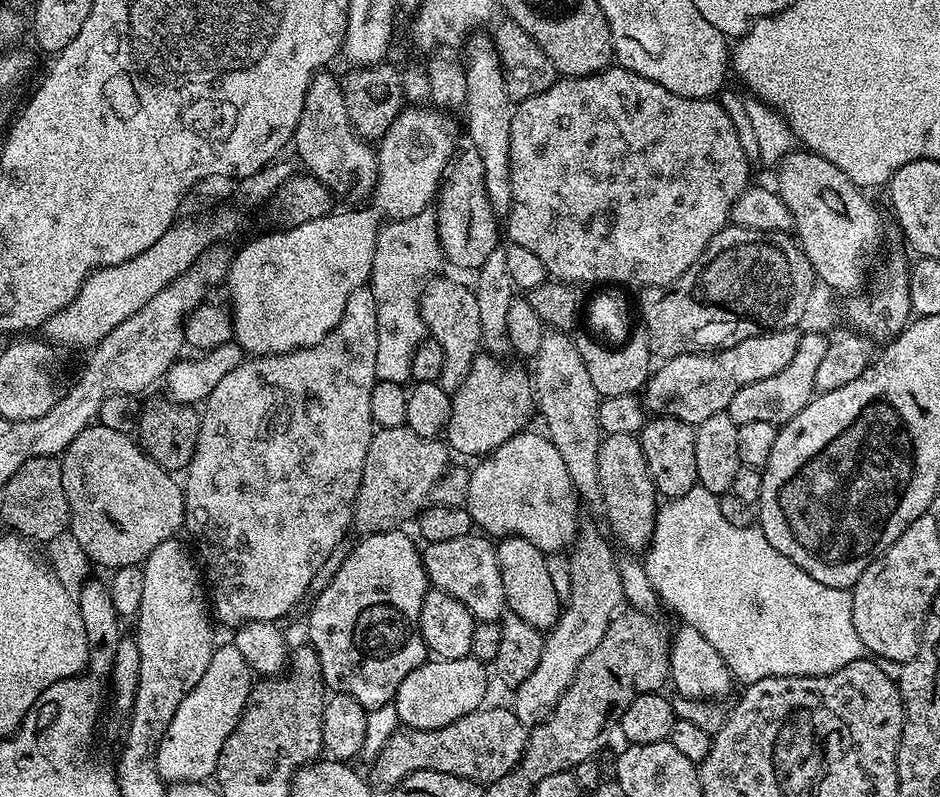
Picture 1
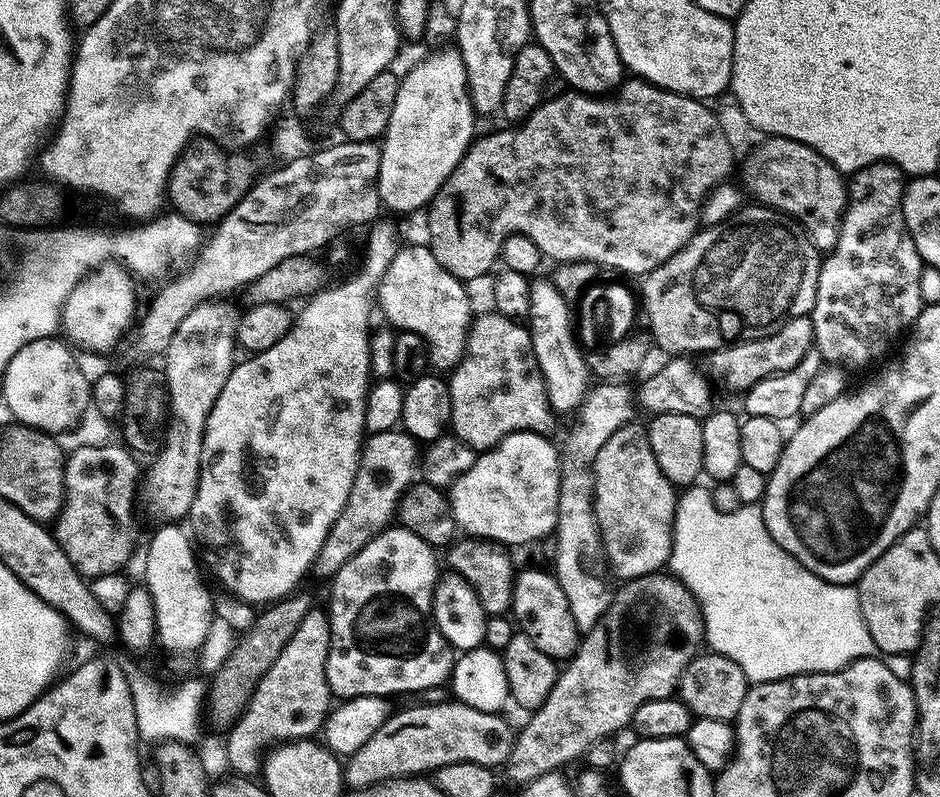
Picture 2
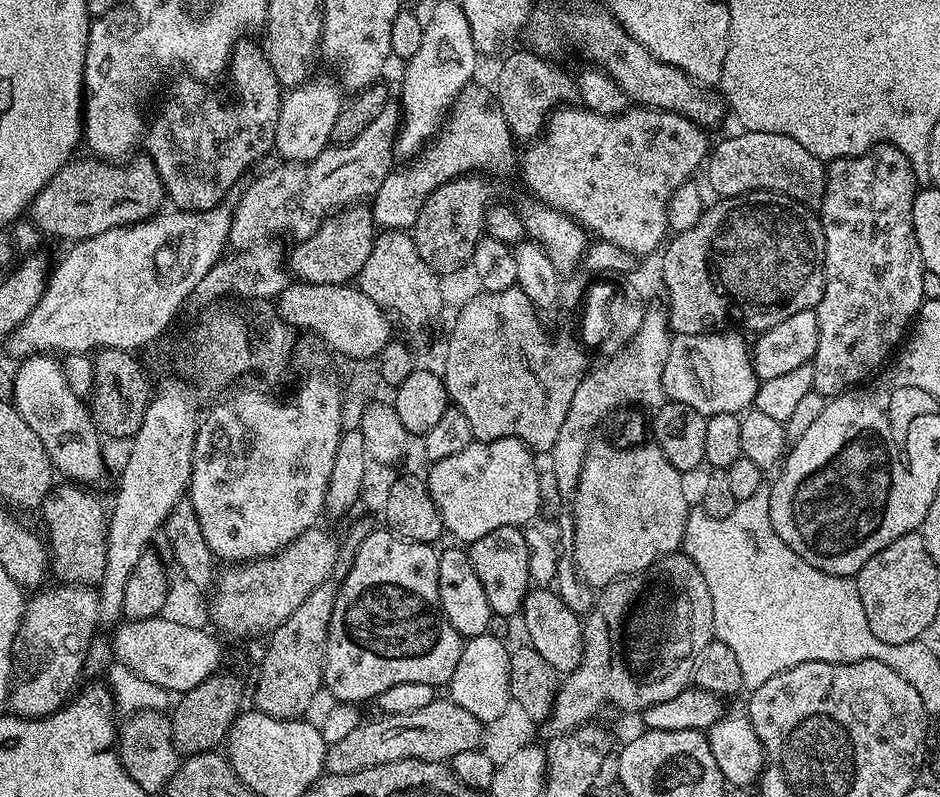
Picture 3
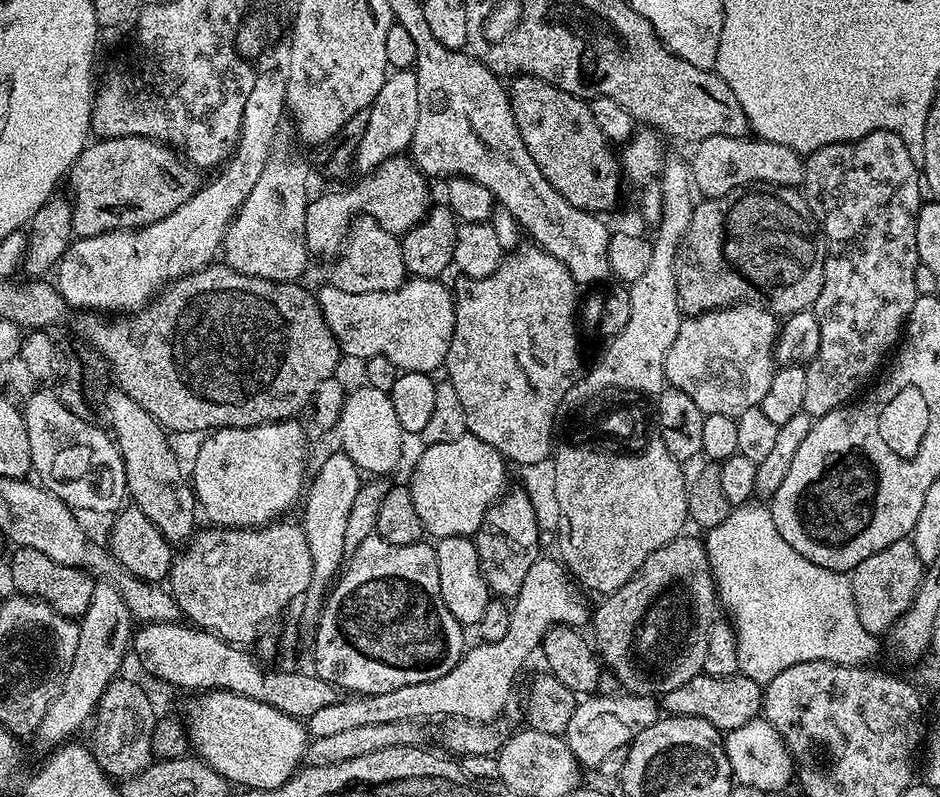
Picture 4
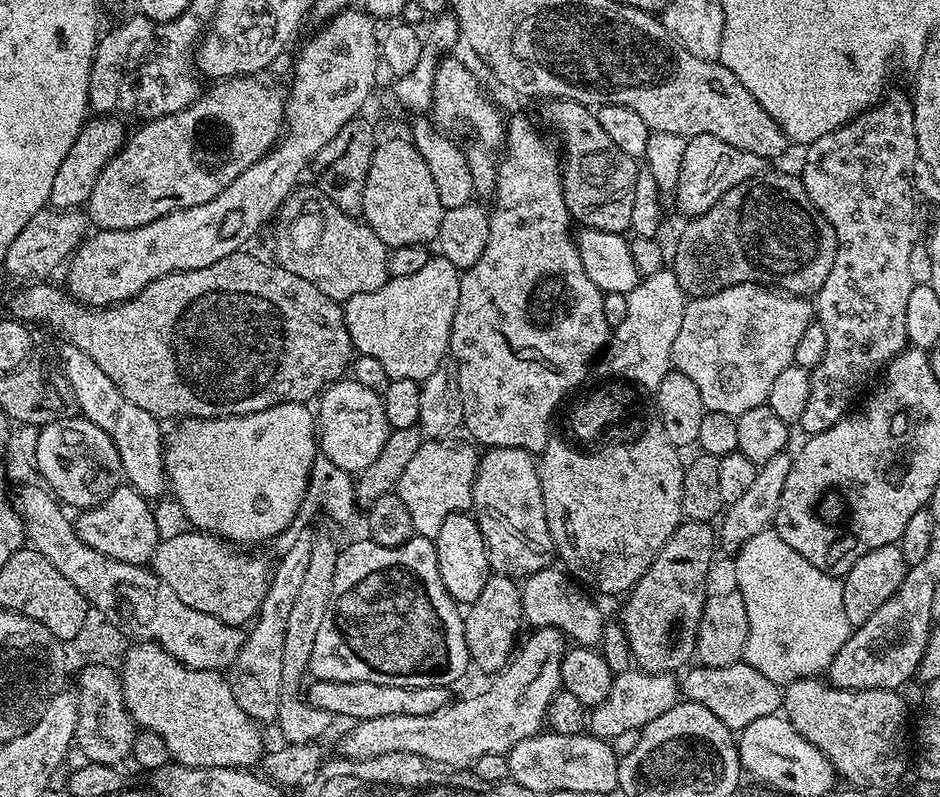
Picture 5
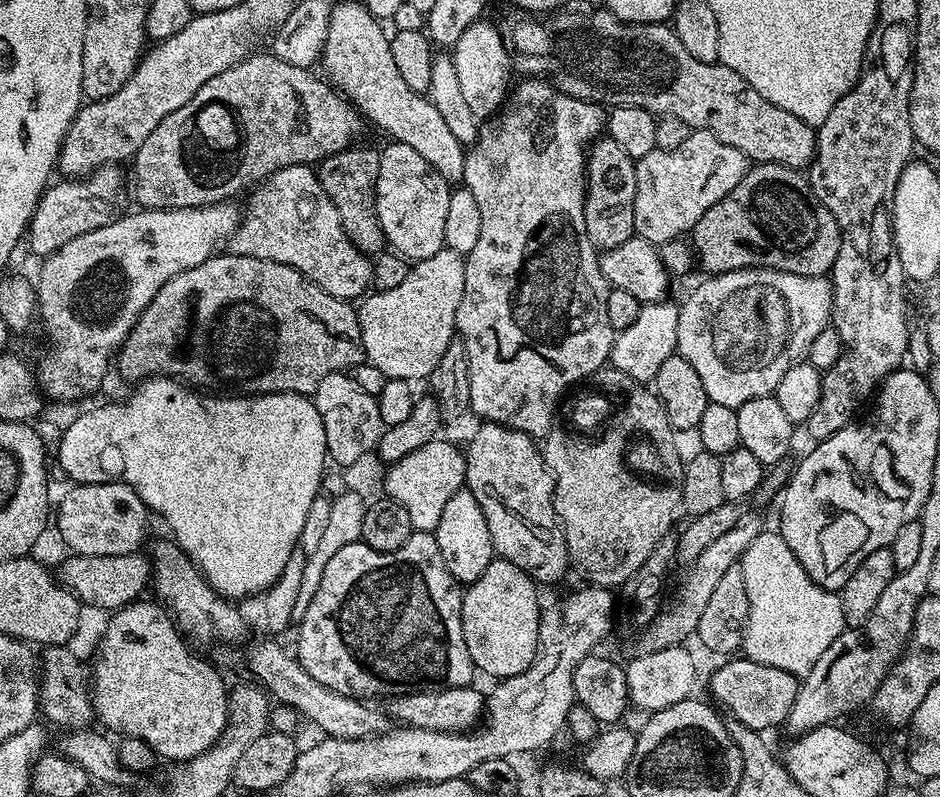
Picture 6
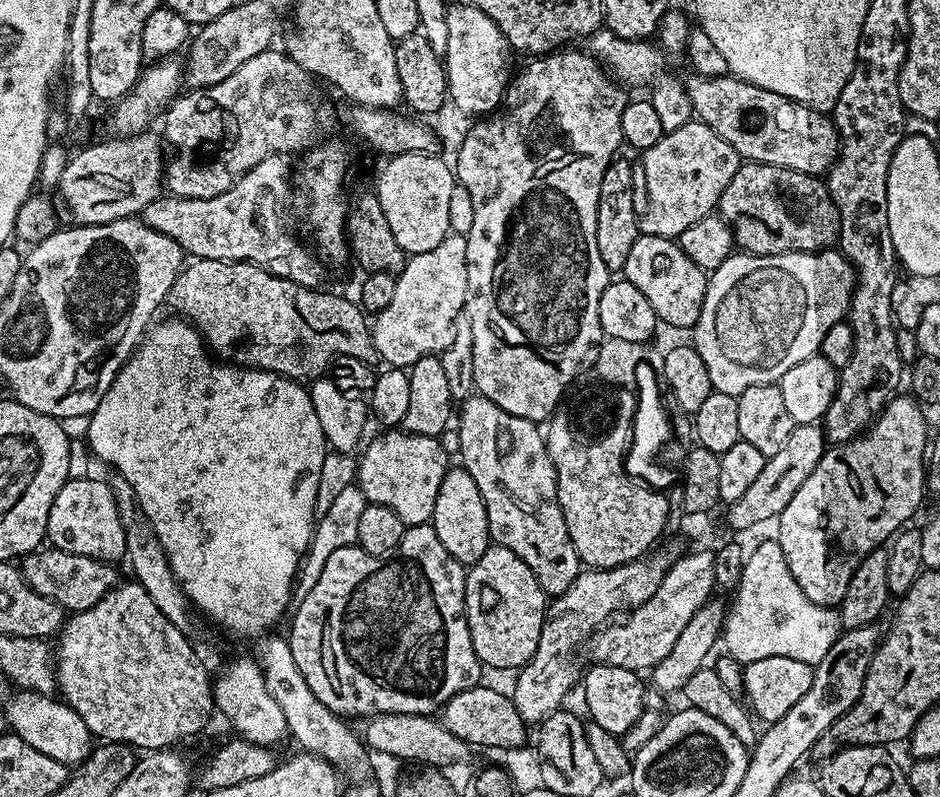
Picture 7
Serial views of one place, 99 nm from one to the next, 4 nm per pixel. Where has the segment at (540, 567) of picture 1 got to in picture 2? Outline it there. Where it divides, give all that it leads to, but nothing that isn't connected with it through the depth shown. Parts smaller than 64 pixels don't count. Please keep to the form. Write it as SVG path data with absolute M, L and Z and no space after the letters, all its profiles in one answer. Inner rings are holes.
M524 568L520 572L519 569L512 581L510 612L523 636L530 638L530 642L534 642L534 646L538 646L538 650L542 650L542 654L546 654L551 660L564 662L576 652L578 629L566 602L566 593L562 586L558 586L551 571Z

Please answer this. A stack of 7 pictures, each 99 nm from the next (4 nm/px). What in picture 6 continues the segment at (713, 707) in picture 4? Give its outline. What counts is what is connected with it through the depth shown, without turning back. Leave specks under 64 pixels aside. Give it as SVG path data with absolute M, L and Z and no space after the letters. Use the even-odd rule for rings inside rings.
M738 658L725 659L721 668L713 670L712 681L708 684L712 691L711 699L725 713L728 711L727 715L731 719L742 722L742 726L758 733L767 733L767 728L776 728L779 724L781 727L788 719L790 706L794 706L794 698L798 698L800 680L786 670L778 670L778 666L762 666L762 662L747 658L736 659Z

